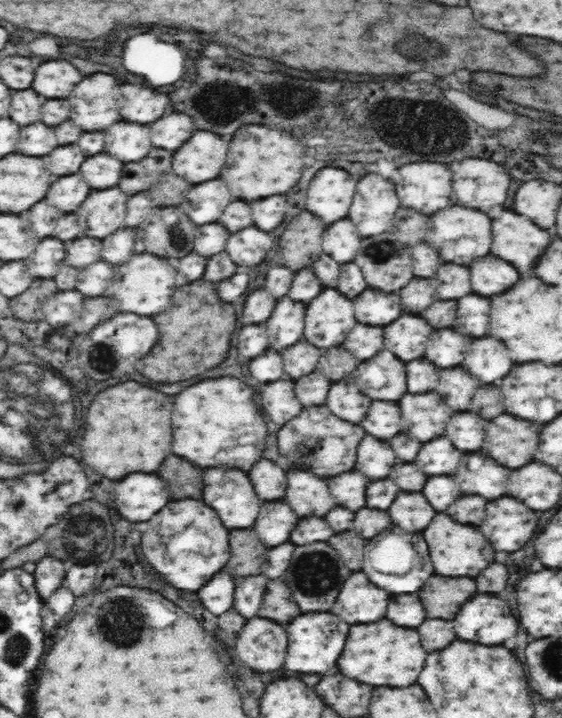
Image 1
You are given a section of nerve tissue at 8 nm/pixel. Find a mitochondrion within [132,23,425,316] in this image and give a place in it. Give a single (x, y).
(324, 118)

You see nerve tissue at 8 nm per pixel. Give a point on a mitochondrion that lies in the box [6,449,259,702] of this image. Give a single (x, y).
(91, 540)

